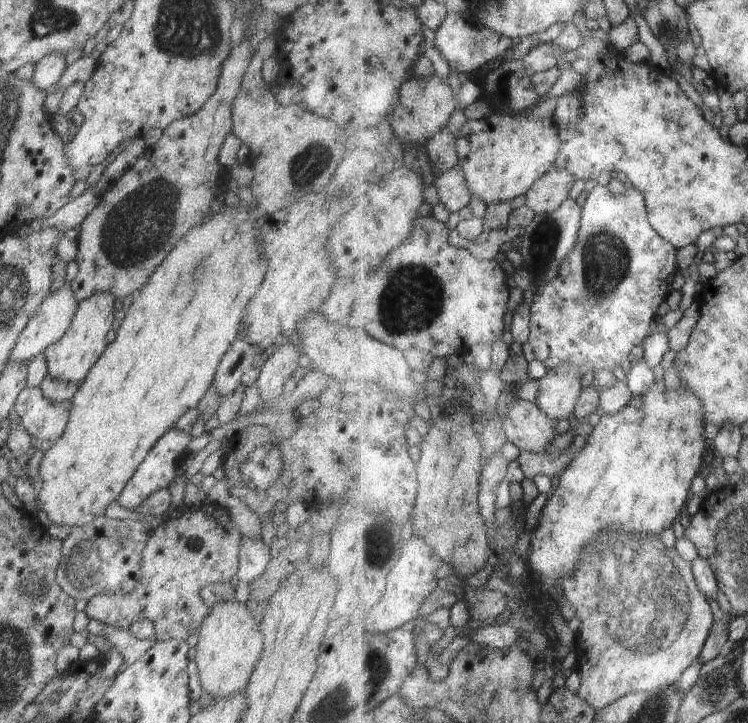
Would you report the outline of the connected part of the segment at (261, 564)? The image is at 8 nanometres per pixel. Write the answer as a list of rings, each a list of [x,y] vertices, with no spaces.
[[[241,535],[240,542],[237,575],[243,583],[250,584],[264,574],[264,570],[271,561],[271,556],[260,538],[251,539]]]

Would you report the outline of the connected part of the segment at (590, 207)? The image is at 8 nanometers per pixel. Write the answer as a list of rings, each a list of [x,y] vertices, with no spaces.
[[[614,182],[604,185],[597,185],[589,194],[587,201],[583,206],[583,219],[580,236],[574,252],[570,254],[568,260],[562,264],[562,270],[558,278],[554,278],[550,284],[546,285],[540,293],[537,293],[533,304],[530,306],[530,313],[533,318],[531,339],[529,342],[533,346],[536,358],[538,358],[547,368],[558,369],[561,365],[571,365],[576,368],[581,376],[586,374],[600,374],[604,370],[613,371],[618,366],[626,365],[627,362],[640,351],[643,347],[644,340],[650,336],[652,322],[659,316],[658,310],[662,302],[668,300],[670,292],[673,290],[672,282],[674,274],[678,273],[678,254],[679,248],[674,248],[674,244],[666,240],[653,226],[649,219],[649,205],[646,196],[642,190],[635,186],[629,187],[628,192],[622,196],[612,194]]]

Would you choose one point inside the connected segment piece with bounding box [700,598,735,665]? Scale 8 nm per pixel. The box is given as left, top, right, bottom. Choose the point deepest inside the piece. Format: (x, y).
(720, 635)

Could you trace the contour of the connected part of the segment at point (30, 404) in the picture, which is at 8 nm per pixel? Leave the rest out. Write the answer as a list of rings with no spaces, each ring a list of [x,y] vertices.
[[[26,386],[14,402],[14,412],[20,416],[22,426],[30,436],[36,436],[38,442],[56,442],[64,434],[70,408],[71,400],[52,402],[43,396],[40,387]]]

